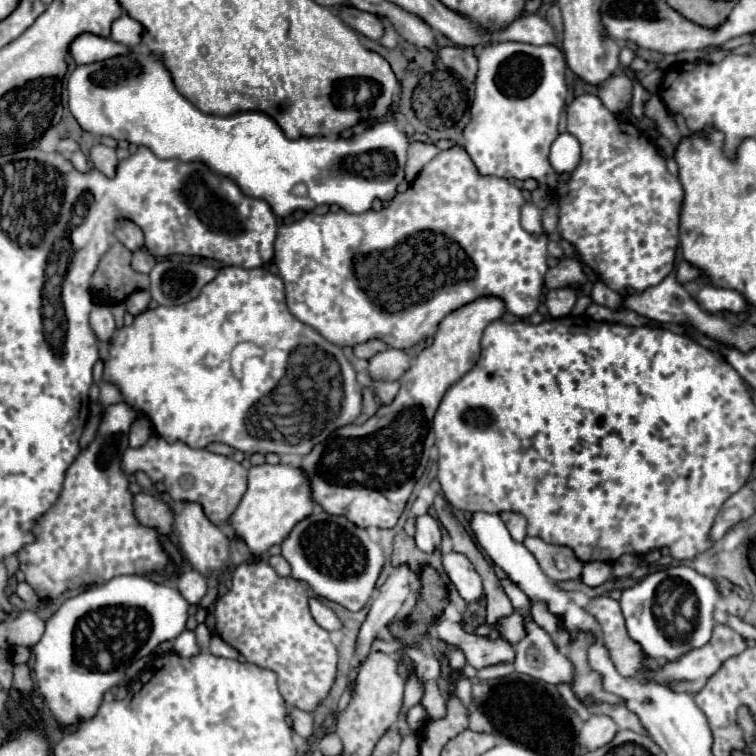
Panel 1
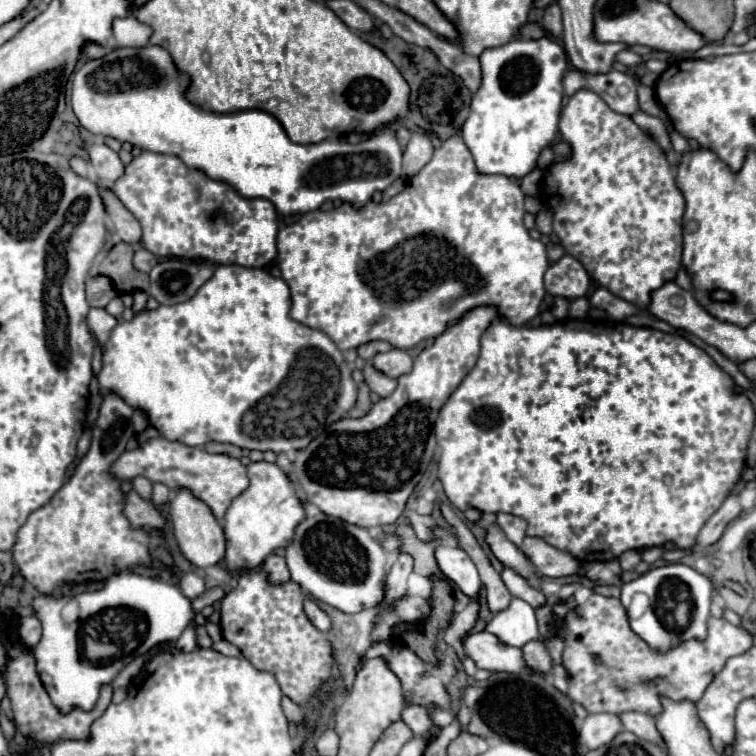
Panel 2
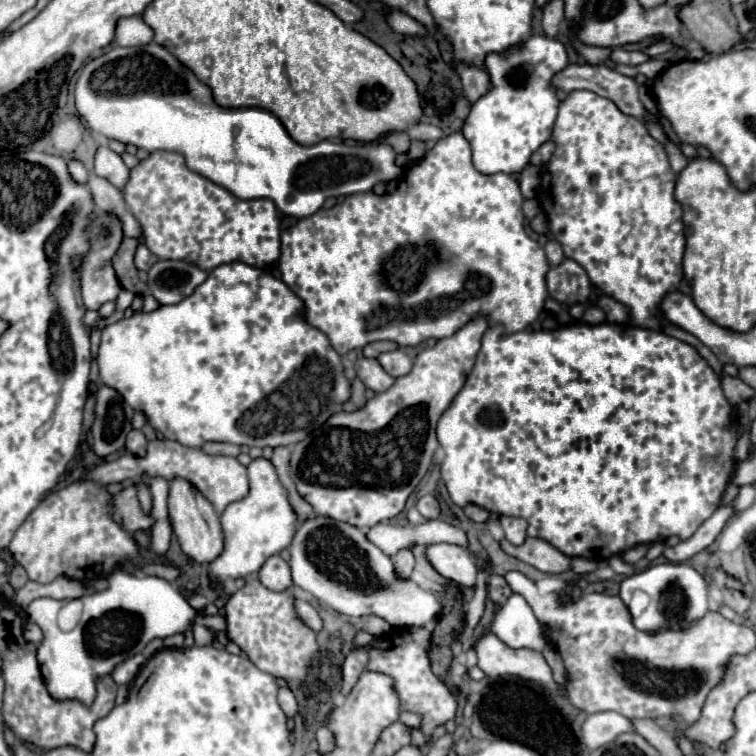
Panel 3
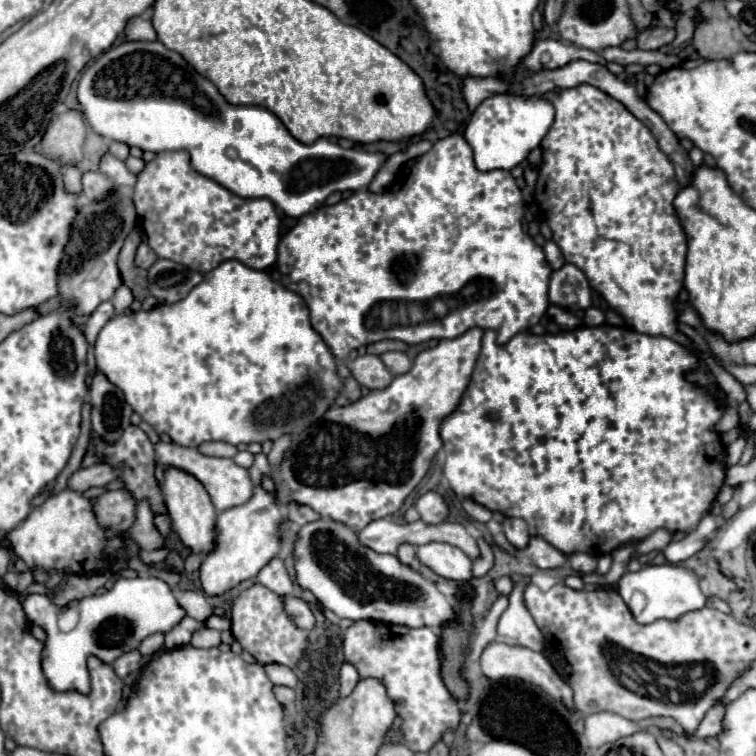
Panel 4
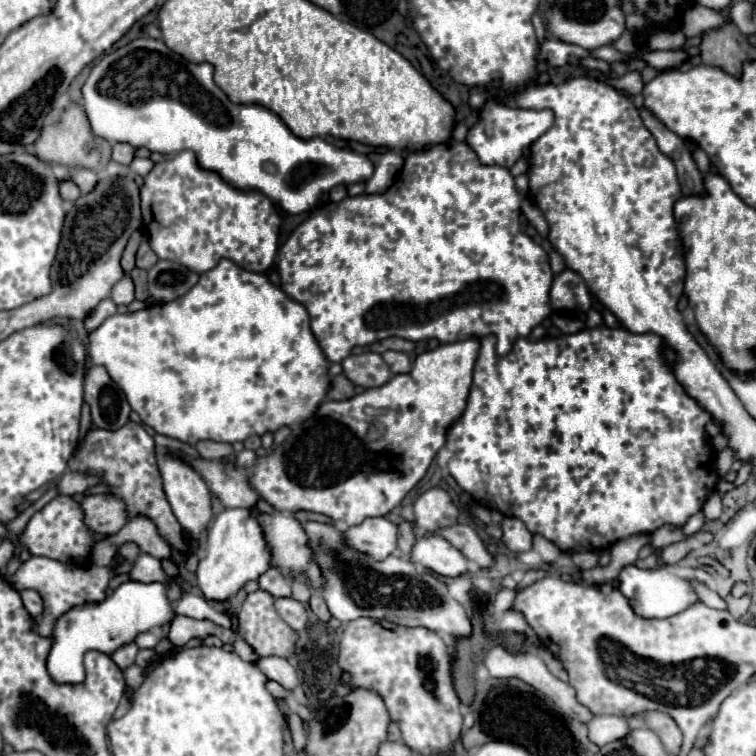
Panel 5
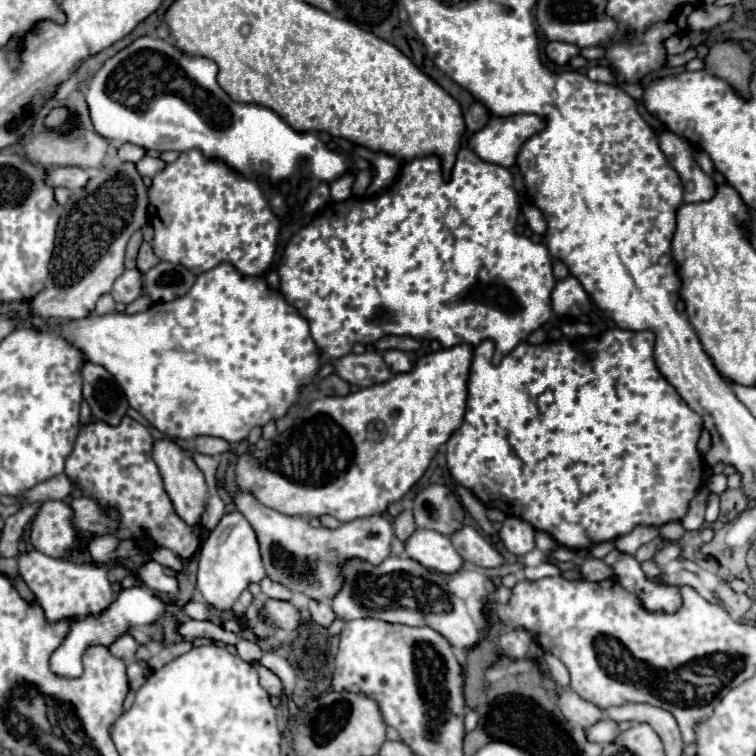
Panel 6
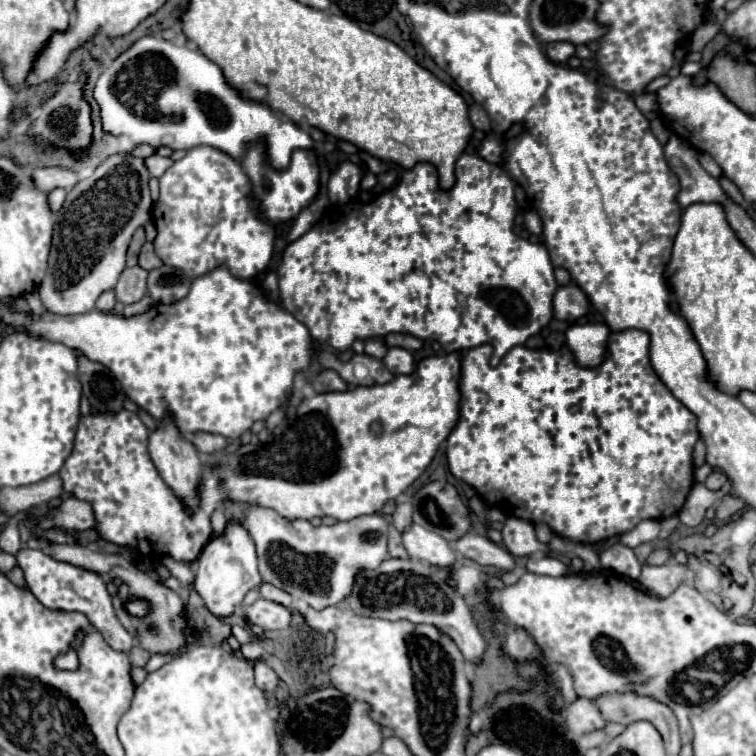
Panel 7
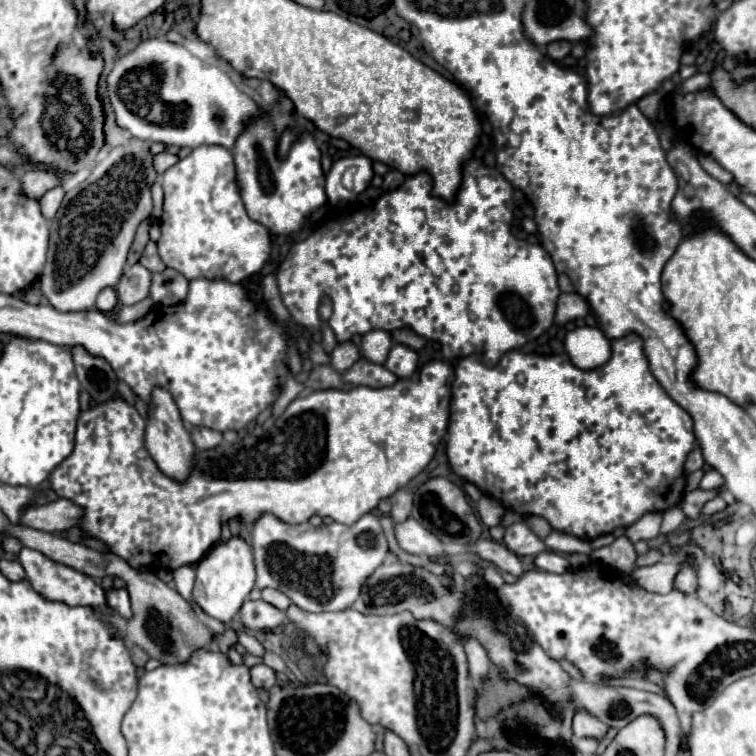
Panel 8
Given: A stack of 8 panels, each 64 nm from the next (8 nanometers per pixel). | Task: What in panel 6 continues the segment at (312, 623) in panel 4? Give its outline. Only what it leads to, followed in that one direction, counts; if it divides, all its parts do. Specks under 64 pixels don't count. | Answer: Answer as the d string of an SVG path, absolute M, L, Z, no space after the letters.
M264 600L264 614L270 618L270 622L286 632L292 632L300 626L300 612L292 602L284 600Z

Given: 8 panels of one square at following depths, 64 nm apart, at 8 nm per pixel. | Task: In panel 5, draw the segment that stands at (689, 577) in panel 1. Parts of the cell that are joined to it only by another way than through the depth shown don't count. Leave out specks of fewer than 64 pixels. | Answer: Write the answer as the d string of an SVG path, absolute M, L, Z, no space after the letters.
M626 566L618 576L618 588L620 592L630 600L634 612L640 618L658 618L658 616L674 616L696 604L698 592L694 588L692 580L686 580L682 576L676 576L668 572L664 566L658 566L654 570L640 570L636 566Z

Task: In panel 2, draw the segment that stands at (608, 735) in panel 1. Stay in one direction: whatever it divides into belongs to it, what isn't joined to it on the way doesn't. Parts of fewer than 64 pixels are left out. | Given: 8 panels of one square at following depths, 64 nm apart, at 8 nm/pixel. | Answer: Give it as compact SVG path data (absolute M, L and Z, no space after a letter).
M588 714L580 730L580 742L588 750L596 750L608 744L620 732L620 720L616 714Z

